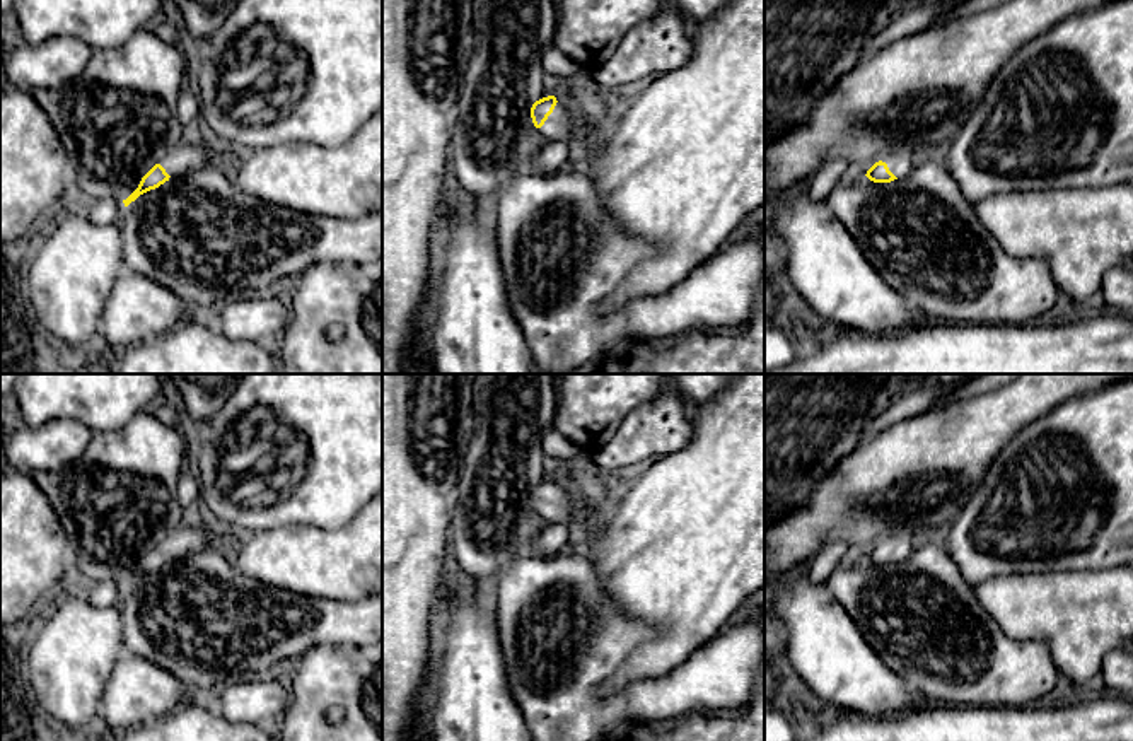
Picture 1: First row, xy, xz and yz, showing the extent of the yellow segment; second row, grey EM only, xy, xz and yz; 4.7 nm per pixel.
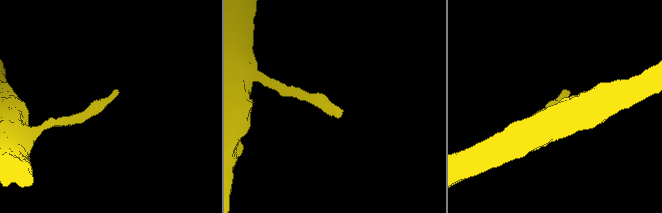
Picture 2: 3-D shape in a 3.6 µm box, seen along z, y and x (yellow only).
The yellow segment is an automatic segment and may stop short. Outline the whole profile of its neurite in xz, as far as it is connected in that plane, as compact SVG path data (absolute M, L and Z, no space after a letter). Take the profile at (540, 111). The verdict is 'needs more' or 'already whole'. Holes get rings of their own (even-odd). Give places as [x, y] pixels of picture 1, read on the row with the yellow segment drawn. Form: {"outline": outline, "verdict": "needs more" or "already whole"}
{"outline": "M555 96L536 101L531 108L534 126L549 140L572 140L582 155L601 152L609 140L609 126L594 128L580 123Z", "verdict": "needs more"}

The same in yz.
{"outline": "M889 155L875 162L865 176L874 183L891 183L906 176L911 169L913 164L908 157Z", "verdict": "needs more"}

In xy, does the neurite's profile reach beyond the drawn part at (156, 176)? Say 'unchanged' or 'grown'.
grown

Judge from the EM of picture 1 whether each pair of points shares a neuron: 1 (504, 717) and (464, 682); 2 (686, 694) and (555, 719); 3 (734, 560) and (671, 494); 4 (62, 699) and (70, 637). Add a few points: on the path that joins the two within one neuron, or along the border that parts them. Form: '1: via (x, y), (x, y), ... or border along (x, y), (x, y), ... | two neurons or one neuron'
1: via (493, 711), (475, 692) | one neuron
2: via (654, 702), (640, 702), (611, 714), (587, 717) | one neuron
3: via (717, 543), (685, 511) | one neuron
4: via (69, 683), (70, 653) | one neuron

